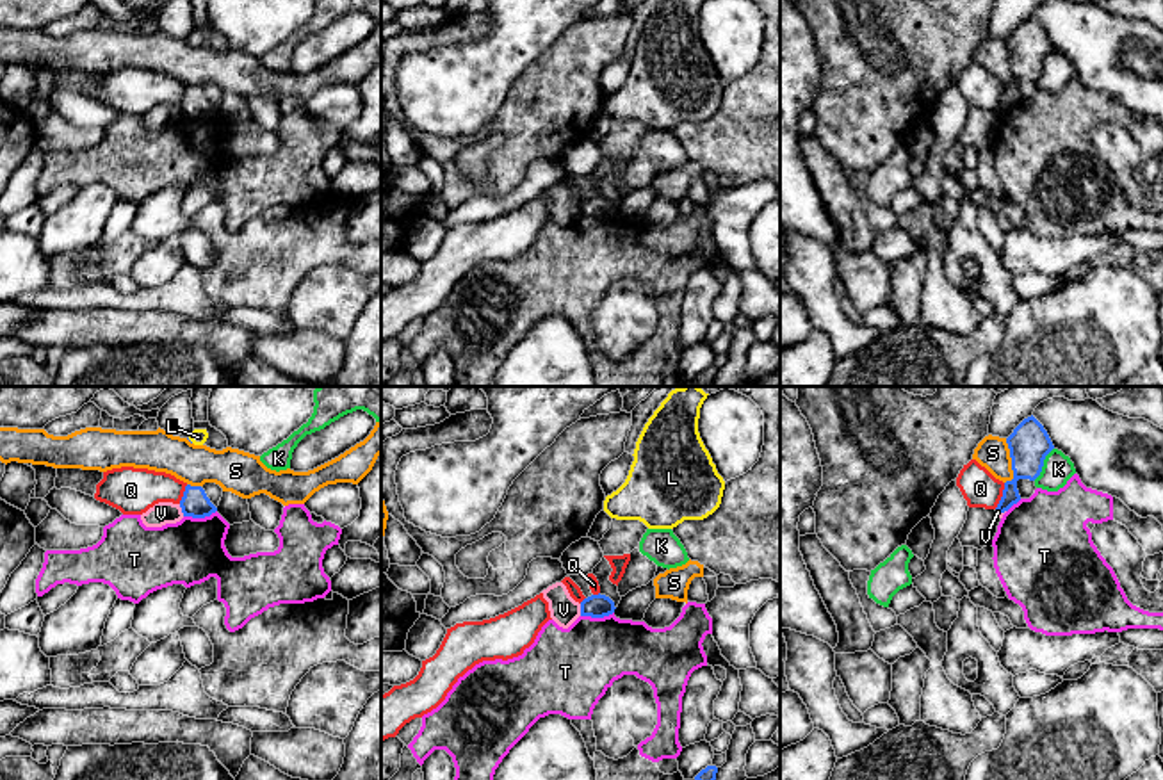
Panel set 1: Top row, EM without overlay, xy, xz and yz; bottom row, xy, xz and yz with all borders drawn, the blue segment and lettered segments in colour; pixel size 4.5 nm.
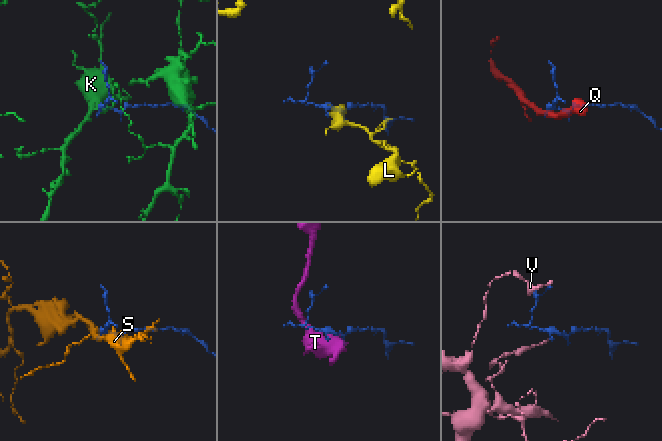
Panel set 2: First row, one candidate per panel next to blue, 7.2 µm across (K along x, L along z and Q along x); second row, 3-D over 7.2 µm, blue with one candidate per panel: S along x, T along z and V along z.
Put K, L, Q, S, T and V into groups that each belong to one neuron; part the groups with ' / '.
K / L / Q / S / T / V

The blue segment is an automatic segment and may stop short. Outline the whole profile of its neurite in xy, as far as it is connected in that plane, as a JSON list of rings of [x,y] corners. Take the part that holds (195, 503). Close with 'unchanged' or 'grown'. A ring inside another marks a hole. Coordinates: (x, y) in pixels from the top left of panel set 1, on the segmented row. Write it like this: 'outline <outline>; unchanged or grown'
outline [[[191,484],[185,486],[180,508],[183,516],[192,518],[205,518],[217,511],[217,508],[207,497],[205,490],[201,486]]]; unchanged

